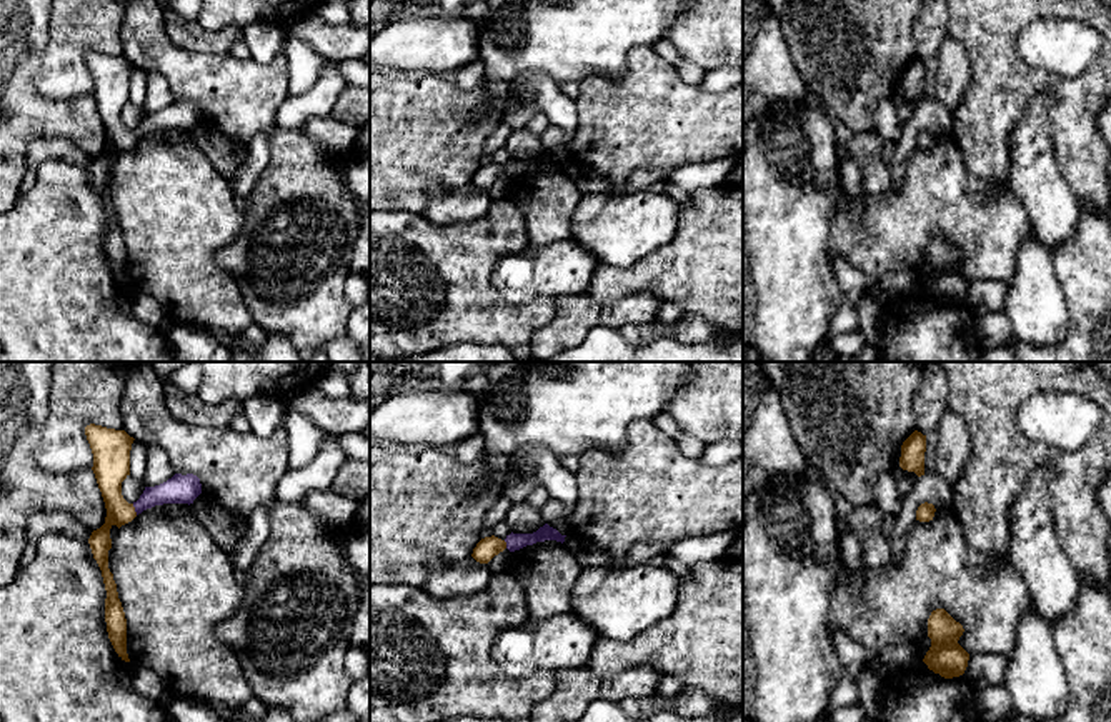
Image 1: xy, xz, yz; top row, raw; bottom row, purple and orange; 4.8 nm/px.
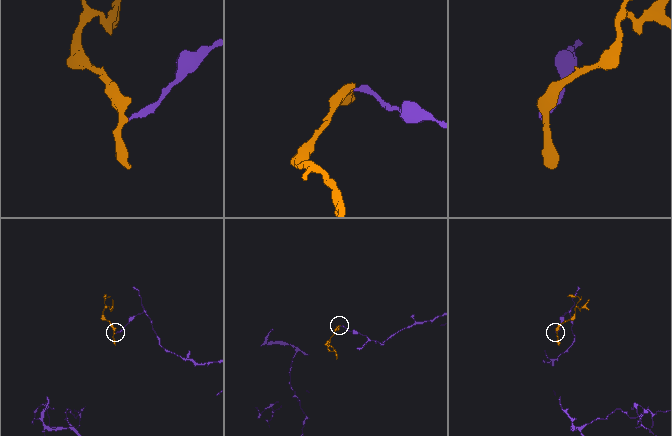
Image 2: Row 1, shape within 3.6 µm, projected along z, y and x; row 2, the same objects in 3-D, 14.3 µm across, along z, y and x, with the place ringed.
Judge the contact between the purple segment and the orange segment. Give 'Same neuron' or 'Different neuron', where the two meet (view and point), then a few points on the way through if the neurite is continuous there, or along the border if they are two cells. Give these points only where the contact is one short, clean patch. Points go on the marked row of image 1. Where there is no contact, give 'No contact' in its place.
Same neuron. Touches purple at xy (135, 509). Path across: xy (180, 489), (152, 496), (135, 509), (112, 494), (110, 464)

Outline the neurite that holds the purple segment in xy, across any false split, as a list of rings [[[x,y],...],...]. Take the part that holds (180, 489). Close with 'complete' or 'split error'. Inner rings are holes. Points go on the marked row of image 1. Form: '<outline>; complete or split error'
[[[95,424],[85,427],[85,435],[93,454],[92,470],[107,509],[105,524],[92,532],[88,544],[102,570],[107,590],[105,622],[108,639],[118,657],[130,662],[127,654],[127,619],[118,599],[113,574],[108,569],[108,550],[112,549],[110,529],[113,525],[120,529],[138,514],[155,505],[190,505],[202,494],[202,484],[193,474],[175,474],[160,485],[145,487],[140,499],[128,504],[122,495],[122,482],[130,475],[130,450],[135,439],[125,430],[107,429]]]; split error

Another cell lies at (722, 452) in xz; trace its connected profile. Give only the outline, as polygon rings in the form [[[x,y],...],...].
[[[743,440],[706,444],[701,460],[710,465],[730,464],[743,454]]]

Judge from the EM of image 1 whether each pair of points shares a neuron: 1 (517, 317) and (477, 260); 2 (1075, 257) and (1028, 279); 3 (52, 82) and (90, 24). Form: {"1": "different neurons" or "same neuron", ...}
{"1": "same neuron", "2": "different neurons", "3": "same neuron"}

